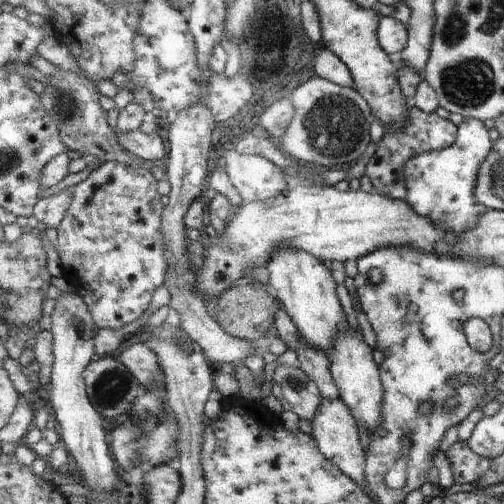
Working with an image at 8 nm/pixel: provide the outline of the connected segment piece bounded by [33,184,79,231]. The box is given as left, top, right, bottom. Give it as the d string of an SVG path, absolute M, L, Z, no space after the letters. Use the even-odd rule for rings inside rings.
M79 184L67 186L48 198L40 198L33 208L33 216L46 228L54 228L57 231L65 214L67 214L67 210L71 208L75 186L79 186Z

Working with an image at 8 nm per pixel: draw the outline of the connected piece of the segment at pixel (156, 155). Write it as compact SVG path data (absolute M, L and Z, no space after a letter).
M117 129L115 136L125 150L146 159L149 163L158 163L158 160L165 158L168 152L165 140L156 133L146 134L140 130L129 132Z

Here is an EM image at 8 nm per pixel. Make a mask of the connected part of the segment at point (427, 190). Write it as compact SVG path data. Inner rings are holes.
M464 118L458 126L458 139L451 148L440 150L437 152L427 152L427 154L417 154L413 156L401 170L405 184L407 184L407 202L409 206L413 206L413 210L419 216L426 215L433 222L441 224L443 230L453 232L457 236L465 234L467 230L475 228L478 225L479 218L485 216L487 212L491 212L487 206L479 204L475 198L475 188L477 186L479 168L483 162L490 156L491 150L494 149L494 142L489 138L489 129L485 127L483 121L477 118Z

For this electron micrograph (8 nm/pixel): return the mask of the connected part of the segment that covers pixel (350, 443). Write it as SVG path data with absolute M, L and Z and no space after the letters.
M323 398L321 406L317 410L317 416L313 420L312 430L312 436L318 443L319 450L335 466L338 466L343 474L347 474L349 478L354 479L359 486L367 490L369 483L365 470L365 450L363 450L363 444L361 444L361 436L359 436L355 417L347 404L343 402L343 398Z

